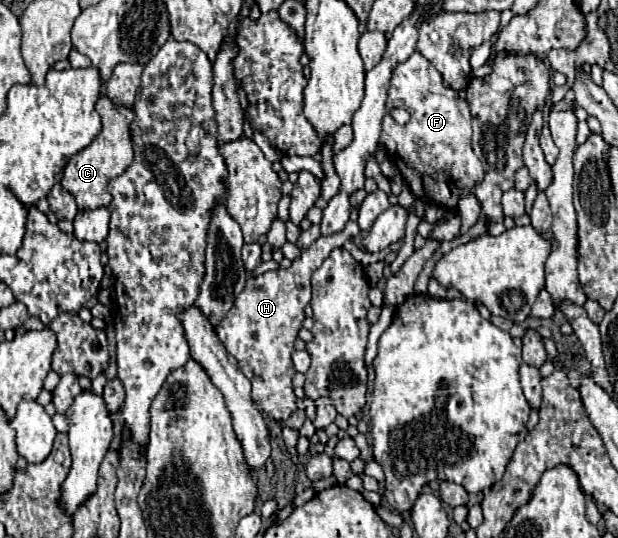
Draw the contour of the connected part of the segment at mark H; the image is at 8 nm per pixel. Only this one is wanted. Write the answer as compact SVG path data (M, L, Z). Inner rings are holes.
M349 220L349 224L341 232L333 236L319 236L297 260L293 260L291 268L277 268L261 276L249 278L245 290L235 298L233 308L225 314L225 318L215 330L225 350L237 360L241 372L251 380L251 398L257 408L267 412L277 422L285 422L291 412L297 410L297 398L291 384L291 378L295 374L295 368L291 364L291 352L305 318L303 310L311 300L311 274L323 264L331 250L341 248L359 232L361 230L357 226L357 220Z

